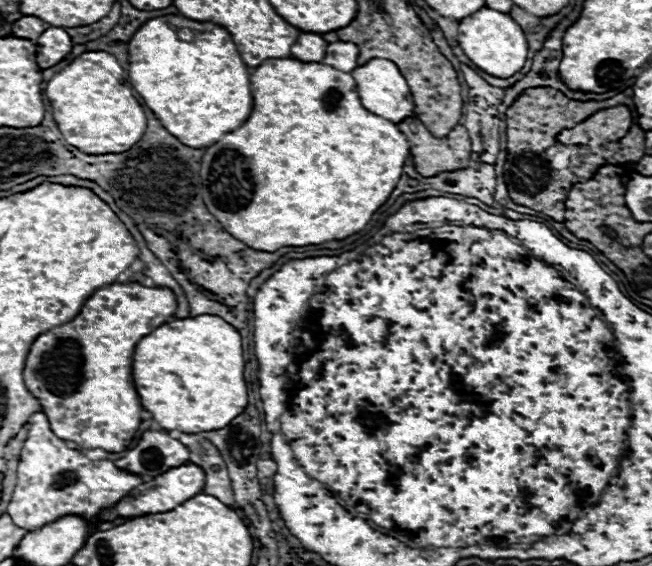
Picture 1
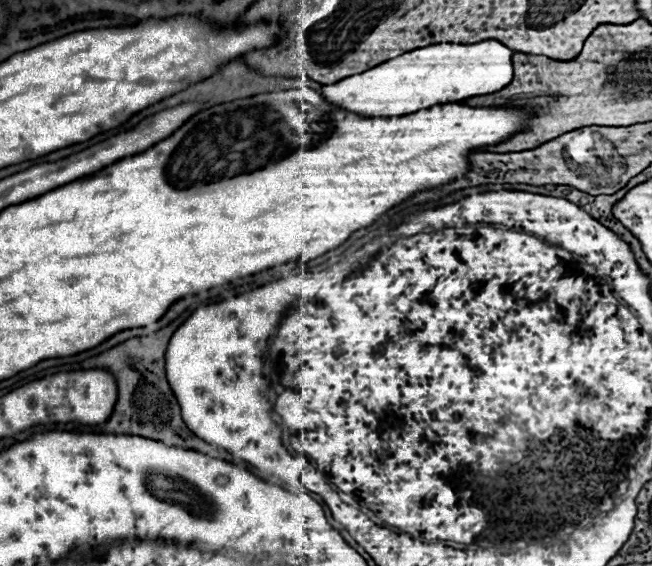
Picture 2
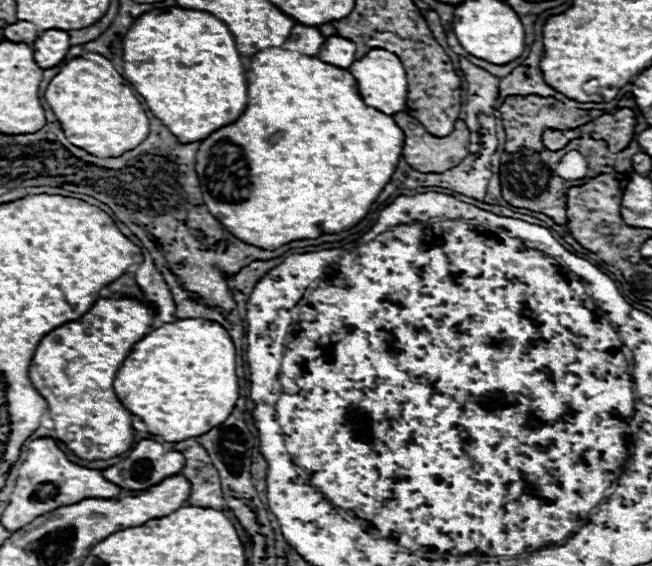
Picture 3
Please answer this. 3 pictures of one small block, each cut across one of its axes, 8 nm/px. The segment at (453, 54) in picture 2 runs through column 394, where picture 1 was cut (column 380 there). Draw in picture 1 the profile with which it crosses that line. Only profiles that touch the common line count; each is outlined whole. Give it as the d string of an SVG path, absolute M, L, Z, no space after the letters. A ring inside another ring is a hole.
M374 58L364 66L358 66L350 74L356 80L362 106L366 106L366 110L370 110L372 114L380 114L382 118L388 118L390 122L396 122L396 124L408 116L414 116L414 100L412 100L410 88L394 62L388 62L386 58Z

